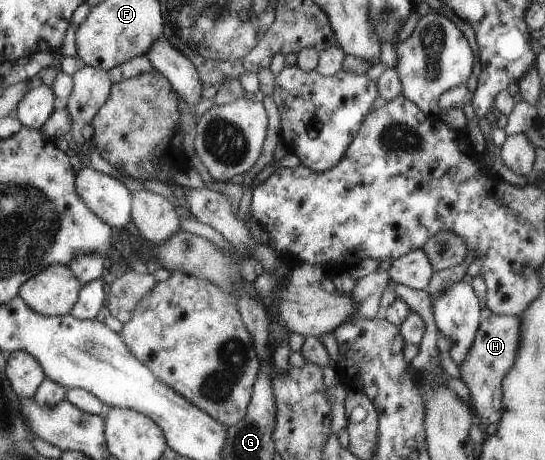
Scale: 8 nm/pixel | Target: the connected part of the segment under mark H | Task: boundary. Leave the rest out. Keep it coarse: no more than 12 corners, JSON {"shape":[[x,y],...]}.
{"shape":[[520,316],[479,325],[459,379],[479,427],[501,419]]}

